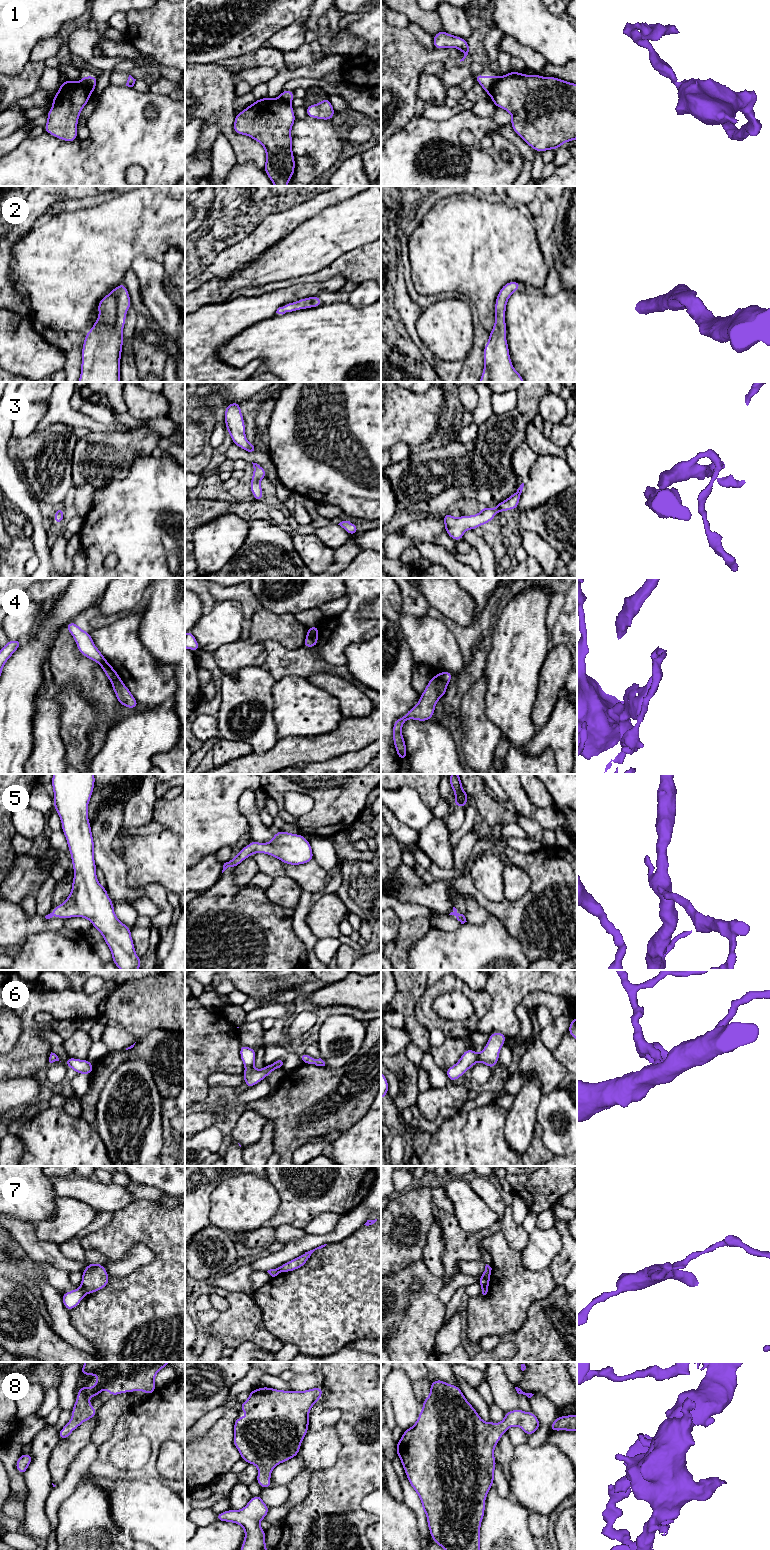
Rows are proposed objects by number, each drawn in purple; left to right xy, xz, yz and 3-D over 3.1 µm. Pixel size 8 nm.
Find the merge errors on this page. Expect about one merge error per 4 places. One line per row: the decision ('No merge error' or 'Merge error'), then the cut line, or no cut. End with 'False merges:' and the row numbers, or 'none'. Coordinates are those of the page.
1: Merge error. Split along yz (498, 77), (489, 93)
2: No merge error. No split
3: No merge error. No split
4: Merge error. Split along yz (435, 676), (447, 683)
5: No merge error. No split
6: No merge error. No split
7: Merge error. Split along xy (81, 1285), (86, 1293)
8: No merge error. No split
False merges: 1, 4, 7

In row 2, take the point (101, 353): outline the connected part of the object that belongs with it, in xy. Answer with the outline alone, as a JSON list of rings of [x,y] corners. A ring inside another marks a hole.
[[[124,283],[100,300],[100,316],[85,334],[78,382],[120,382],[123,329],[131,305]]]

